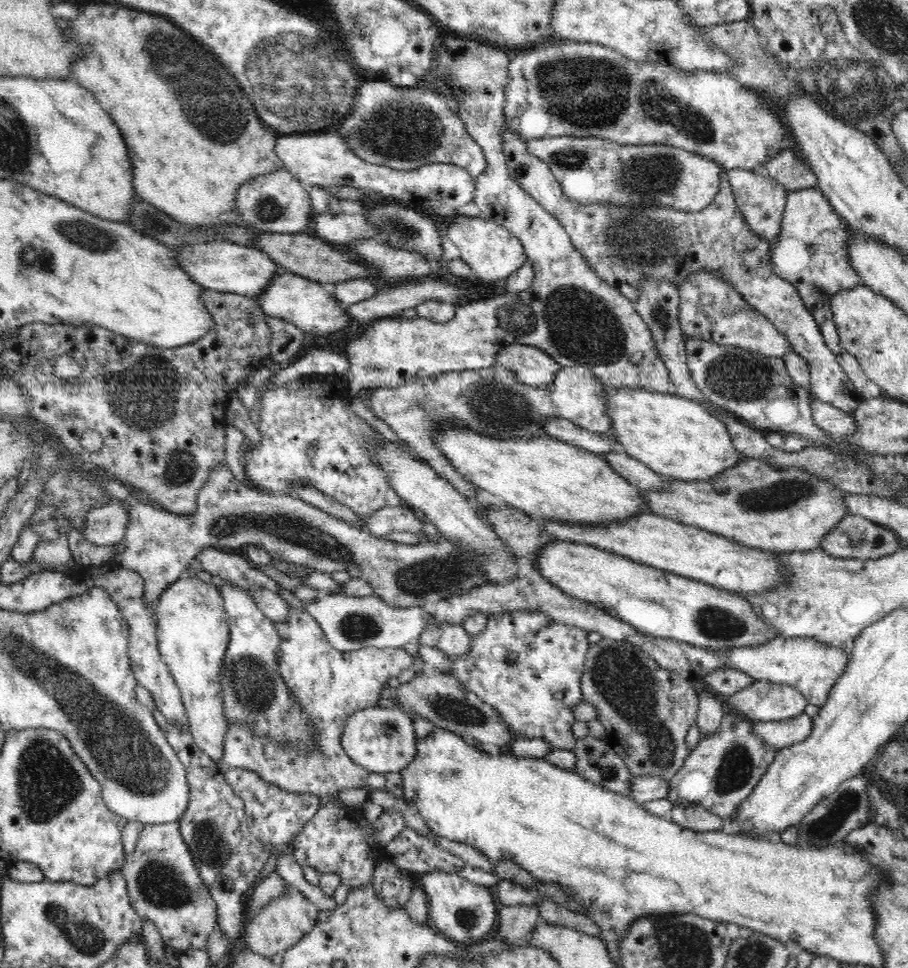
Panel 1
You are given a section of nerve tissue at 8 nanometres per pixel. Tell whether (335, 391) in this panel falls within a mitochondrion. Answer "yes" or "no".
no

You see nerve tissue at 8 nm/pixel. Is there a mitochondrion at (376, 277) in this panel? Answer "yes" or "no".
no

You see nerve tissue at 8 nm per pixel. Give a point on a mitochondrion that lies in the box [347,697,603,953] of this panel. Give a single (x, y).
(466, 916)

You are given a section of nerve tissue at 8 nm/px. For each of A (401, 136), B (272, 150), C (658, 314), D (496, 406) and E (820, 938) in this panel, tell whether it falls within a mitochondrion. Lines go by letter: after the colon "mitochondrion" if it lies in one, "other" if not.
A: mitochondrion
B: other
C: mitochondrion
D: mitochondrion
E: other

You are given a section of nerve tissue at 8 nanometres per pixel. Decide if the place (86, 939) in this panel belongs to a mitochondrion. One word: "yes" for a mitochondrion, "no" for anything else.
yes

